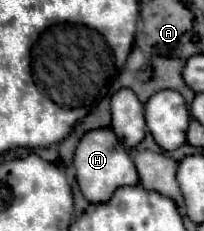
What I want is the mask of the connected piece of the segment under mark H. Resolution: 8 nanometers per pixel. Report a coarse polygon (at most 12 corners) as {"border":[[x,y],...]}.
{"border":[[92,129],[74,151],[78,187],[104,203],[138,183],[112,129]]}

